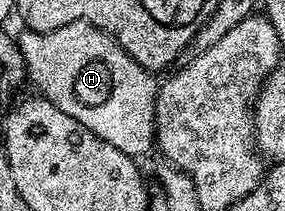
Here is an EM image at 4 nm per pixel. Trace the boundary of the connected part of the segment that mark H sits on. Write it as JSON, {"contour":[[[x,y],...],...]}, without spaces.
{"contour":[[[77,20],[68,26],[60,26],[60,30],[55,32],[32,32],[29,30],[22,30],[22,33],[17,33],[18,49],[26,63],[26,74],[29,83],[34,83],[39,93],[45,99],[51,100],[53,104],[60,110],[64,110],[64,114],[69,114],[71,118],[76,118],[76,122],[80,122],[80,126],[88,126],[88,130],[92,130],[92,134],[96,134],[104,142],[108,142],[108,146],[116,146],[116,150],[120,150],[124,154],[135,158],[143,158],[146,156],[156,144],[156,137],[154,134],[154,99],[158,97],[159,85],[156,83],[155,73],[150,72],[144,66],[140,66],[140,62],[136,62],[127,52],[114,41],[107,32],[101,32],[96,26],[92,26],[88,20]]]}

